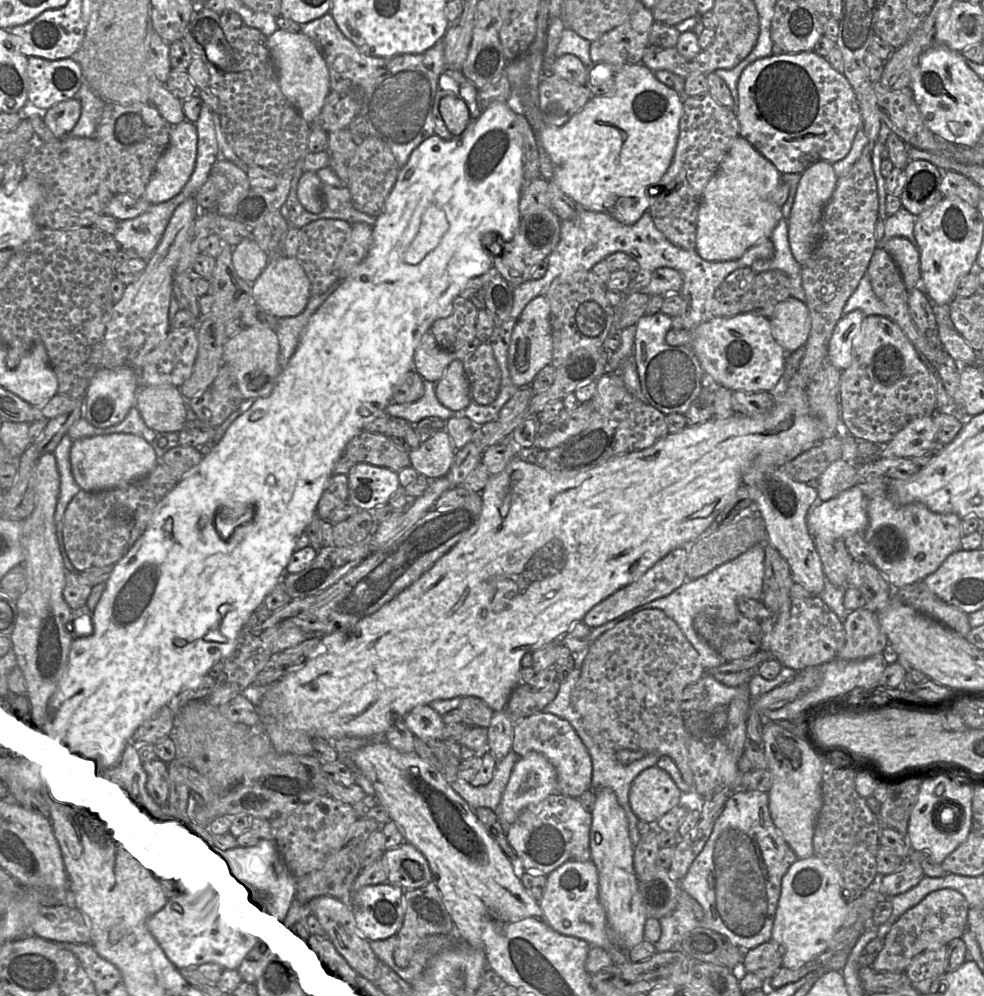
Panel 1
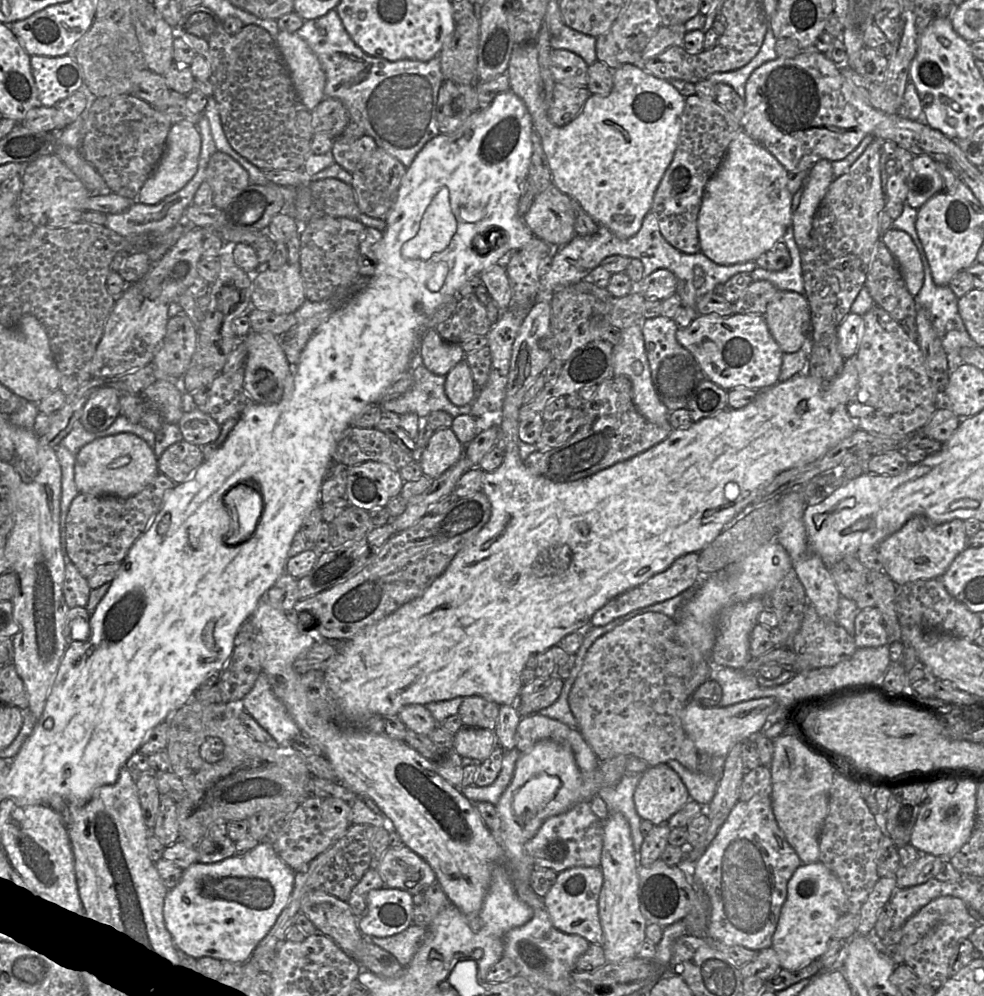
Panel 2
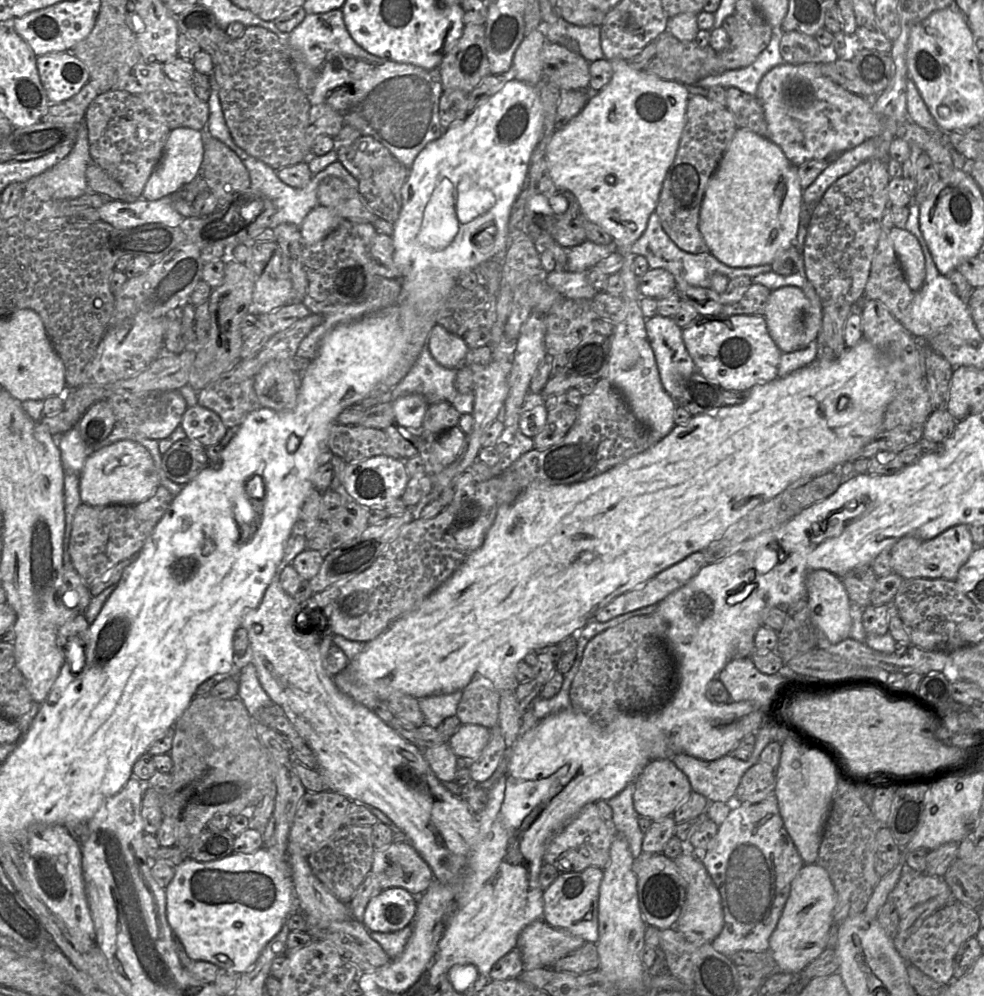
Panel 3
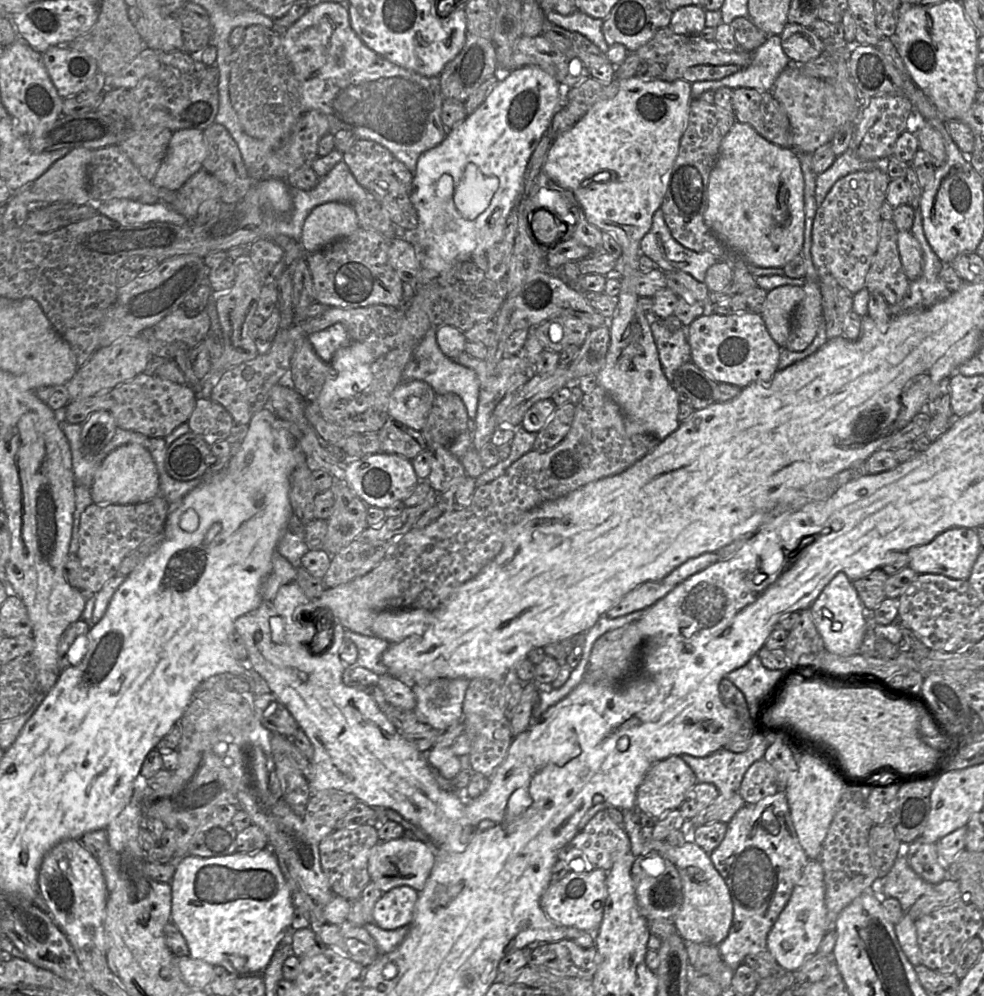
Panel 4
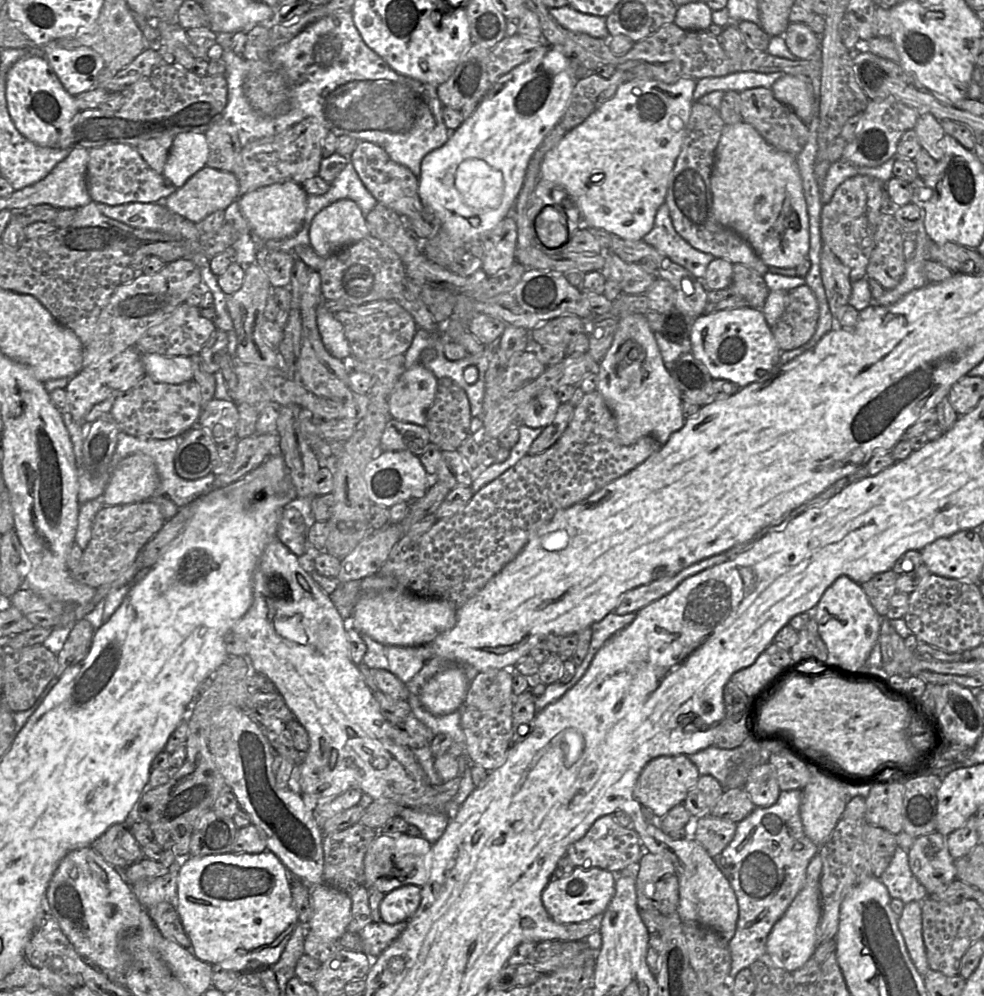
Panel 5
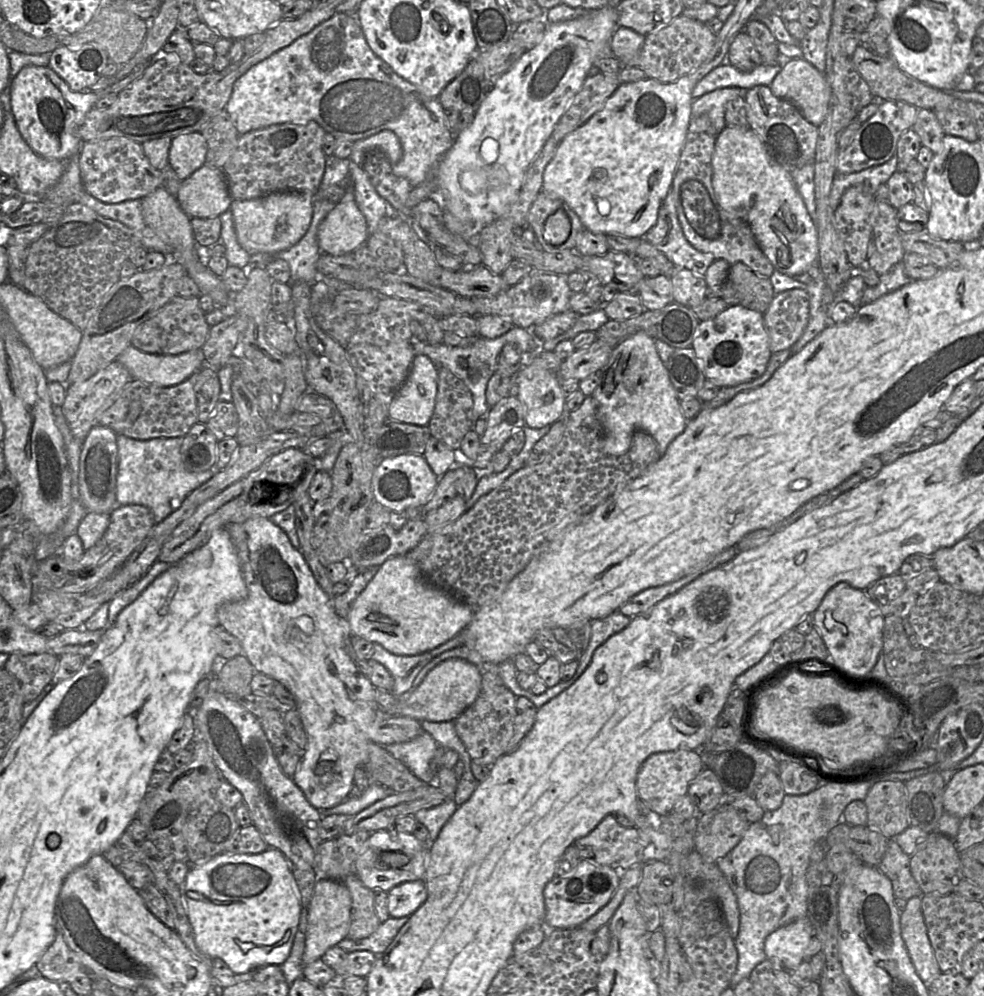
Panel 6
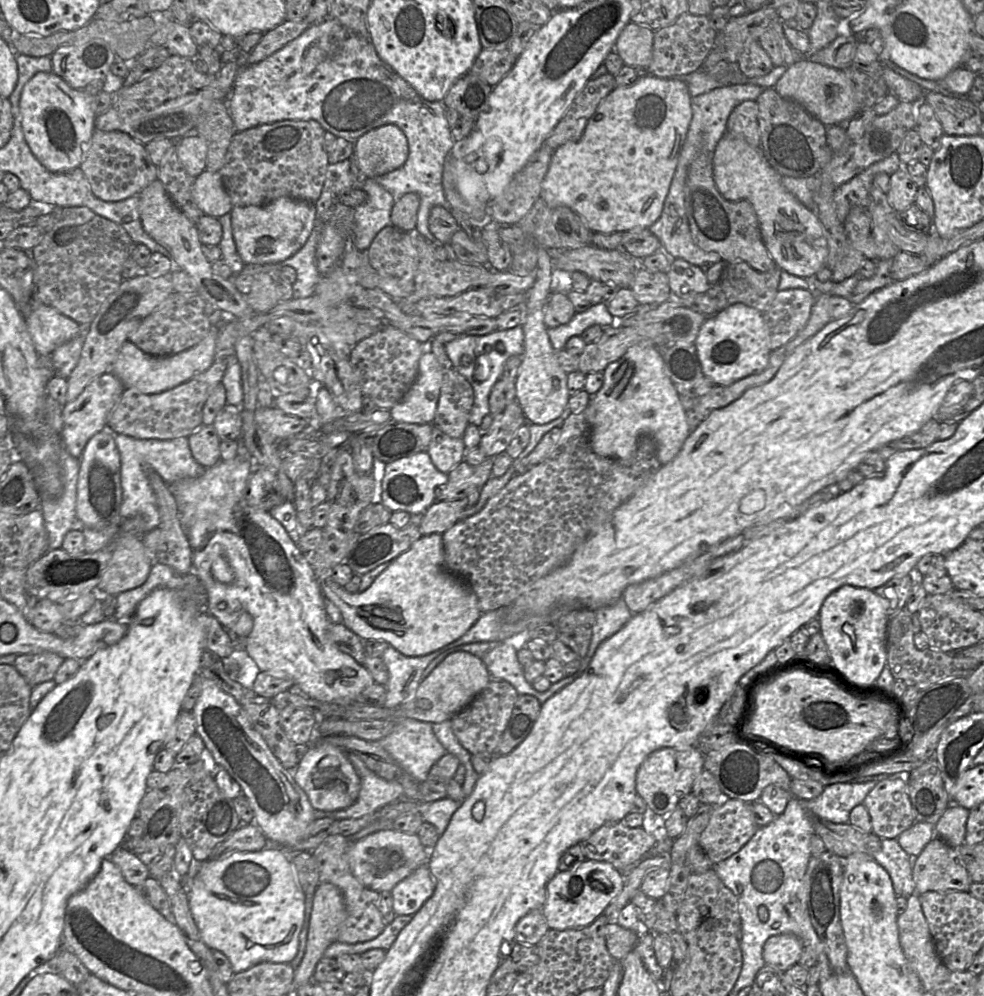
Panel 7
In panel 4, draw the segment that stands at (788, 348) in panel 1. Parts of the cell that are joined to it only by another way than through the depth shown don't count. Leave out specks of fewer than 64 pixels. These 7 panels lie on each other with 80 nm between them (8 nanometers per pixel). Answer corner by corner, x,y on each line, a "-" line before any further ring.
784,285
767,292
760,314
773,340
784,348
791,331
791,317
803,298
803,288

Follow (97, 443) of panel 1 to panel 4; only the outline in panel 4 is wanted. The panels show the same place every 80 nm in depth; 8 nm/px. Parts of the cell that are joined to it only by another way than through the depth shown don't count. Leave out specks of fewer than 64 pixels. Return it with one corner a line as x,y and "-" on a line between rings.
126,444
110,452
94,475
90,493
96,504
134,504
161,494
159,474
150,452
139,444

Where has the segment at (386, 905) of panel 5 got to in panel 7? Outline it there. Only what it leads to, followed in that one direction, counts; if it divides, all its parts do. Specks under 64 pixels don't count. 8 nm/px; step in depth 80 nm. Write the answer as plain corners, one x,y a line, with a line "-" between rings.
428,864
417,868
408,877
400,881
393,890
393,910
396,915
414,915
433,895
436,883

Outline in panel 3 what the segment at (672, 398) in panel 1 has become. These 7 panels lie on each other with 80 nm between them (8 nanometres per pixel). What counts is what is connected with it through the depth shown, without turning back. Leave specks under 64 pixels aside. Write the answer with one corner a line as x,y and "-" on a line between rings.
660,315
646,319
645,328
662,386
677,404
686,380
696,371
682,338
682,328
672,317

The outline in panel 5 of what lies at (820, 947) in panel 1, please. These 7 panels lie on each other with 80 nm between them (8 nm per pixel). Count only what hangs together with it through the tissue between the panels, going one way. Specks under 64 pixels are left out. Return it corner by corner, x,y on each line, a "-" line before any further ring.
817,853
807,867
803,888
796,895
783,916
775,923
767,937
767,954
790,973
801,968
812,957
817,947
816,929
822,915
820,896
821,875
822,859

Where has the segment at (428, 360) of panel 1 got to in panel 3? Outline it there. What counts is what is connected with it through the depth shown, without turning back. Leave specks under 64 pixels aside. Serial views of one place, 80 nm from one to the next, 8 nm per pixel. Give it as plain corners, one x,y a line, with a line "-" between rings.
439,324
432,328
427,346
435,361
446,368
458,368
463,365
469,350
463,337
447,331

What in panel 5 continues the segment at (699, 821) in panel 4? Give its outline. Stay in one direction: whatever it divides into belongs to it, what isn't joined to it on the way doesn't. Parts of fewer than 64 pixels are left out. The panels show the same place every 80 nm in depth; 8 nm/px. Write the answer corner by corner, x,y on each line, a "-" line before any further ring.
744,788
725,789
710,815
738,823
755,808
755,804

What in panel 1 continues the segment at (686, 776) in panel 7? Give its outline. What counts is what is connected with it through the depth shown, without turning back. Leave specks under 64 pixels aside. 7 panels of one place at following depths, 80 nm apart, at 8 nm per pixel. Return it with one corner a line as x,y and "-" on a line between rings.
655,765
635,778
629,803
639,820
656,824
667,812
680,805
681,796
682,792
671,776

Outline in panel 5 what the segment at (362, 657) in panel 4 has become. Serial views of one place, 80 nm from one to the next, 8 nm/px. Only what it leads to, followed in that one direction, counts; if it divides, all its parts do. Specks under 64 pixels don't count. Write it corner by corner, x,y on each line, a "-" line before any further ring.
361,634
366,644
364,663
370,669
384,669
407,684
434,657
429,644
420,646
396,646
381,644
366,634

